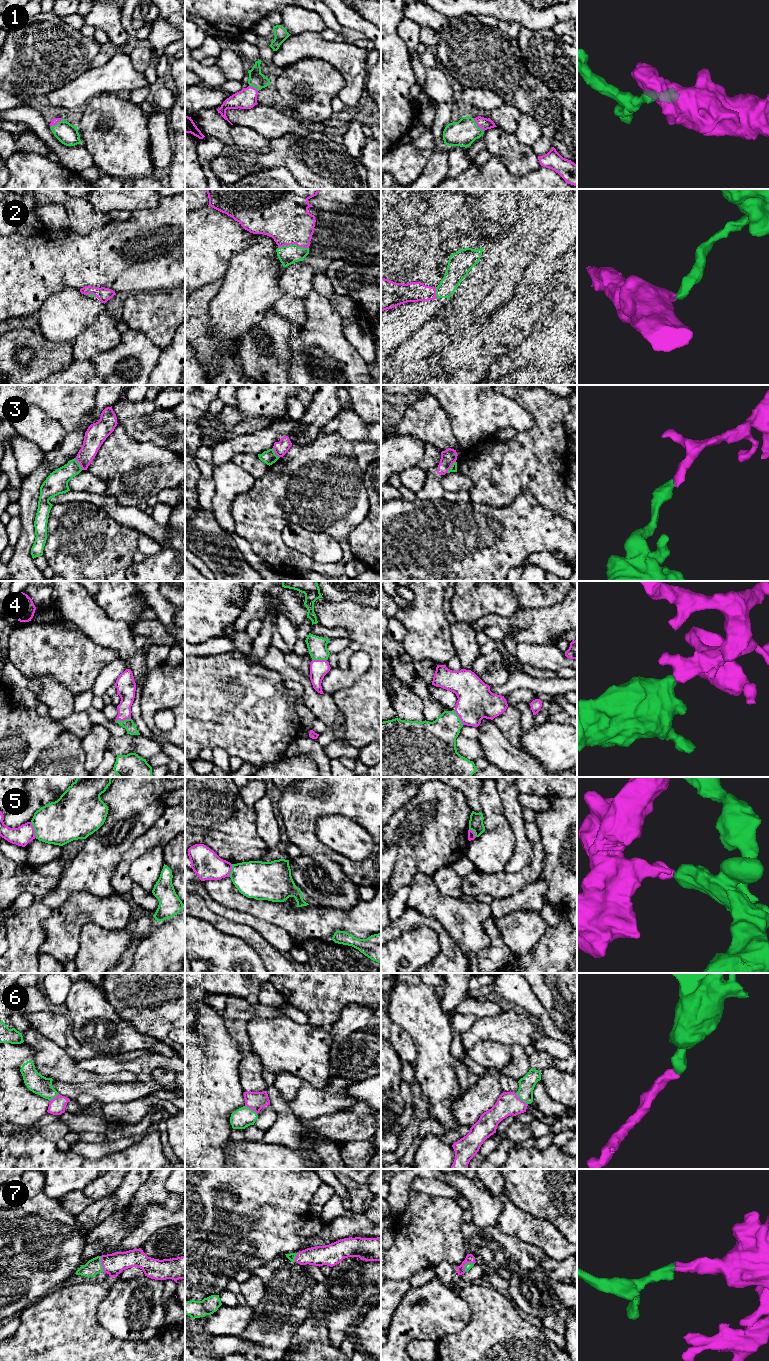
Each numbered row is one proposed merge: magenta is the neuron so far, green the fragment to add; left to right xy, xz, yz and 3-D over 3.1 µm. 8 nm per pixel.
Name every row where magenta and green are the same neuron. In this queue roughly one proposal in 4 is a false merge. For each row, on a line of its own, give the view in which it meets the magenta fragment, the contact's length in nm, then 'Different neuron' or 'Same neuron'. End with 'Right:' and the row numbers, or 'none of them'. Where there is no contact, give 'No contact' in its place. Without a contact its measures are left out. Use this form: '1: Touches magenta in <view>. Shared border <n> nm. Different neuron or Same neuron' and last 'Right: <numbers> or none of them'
1: Touches magenta in yz. Shared border 140 nm. Same neuron
2: Touches magenta in xz. Shared border 240 nm. Same neuron
3: Touches magenta in yz. Shared border 120 nm. Different neuron
4: Touches magenta in xy. Shared border 130 nm. Same neuron
5: Touches magenta in xy. Shared border 140 nm. Different neuron
6: Touches magenta in yz. Shared border 140 nm. Same neuron
7: Touches magenta in yz. Shared border 120 nm. Same neuron
Right: 1, 2, 4, 6, 7

